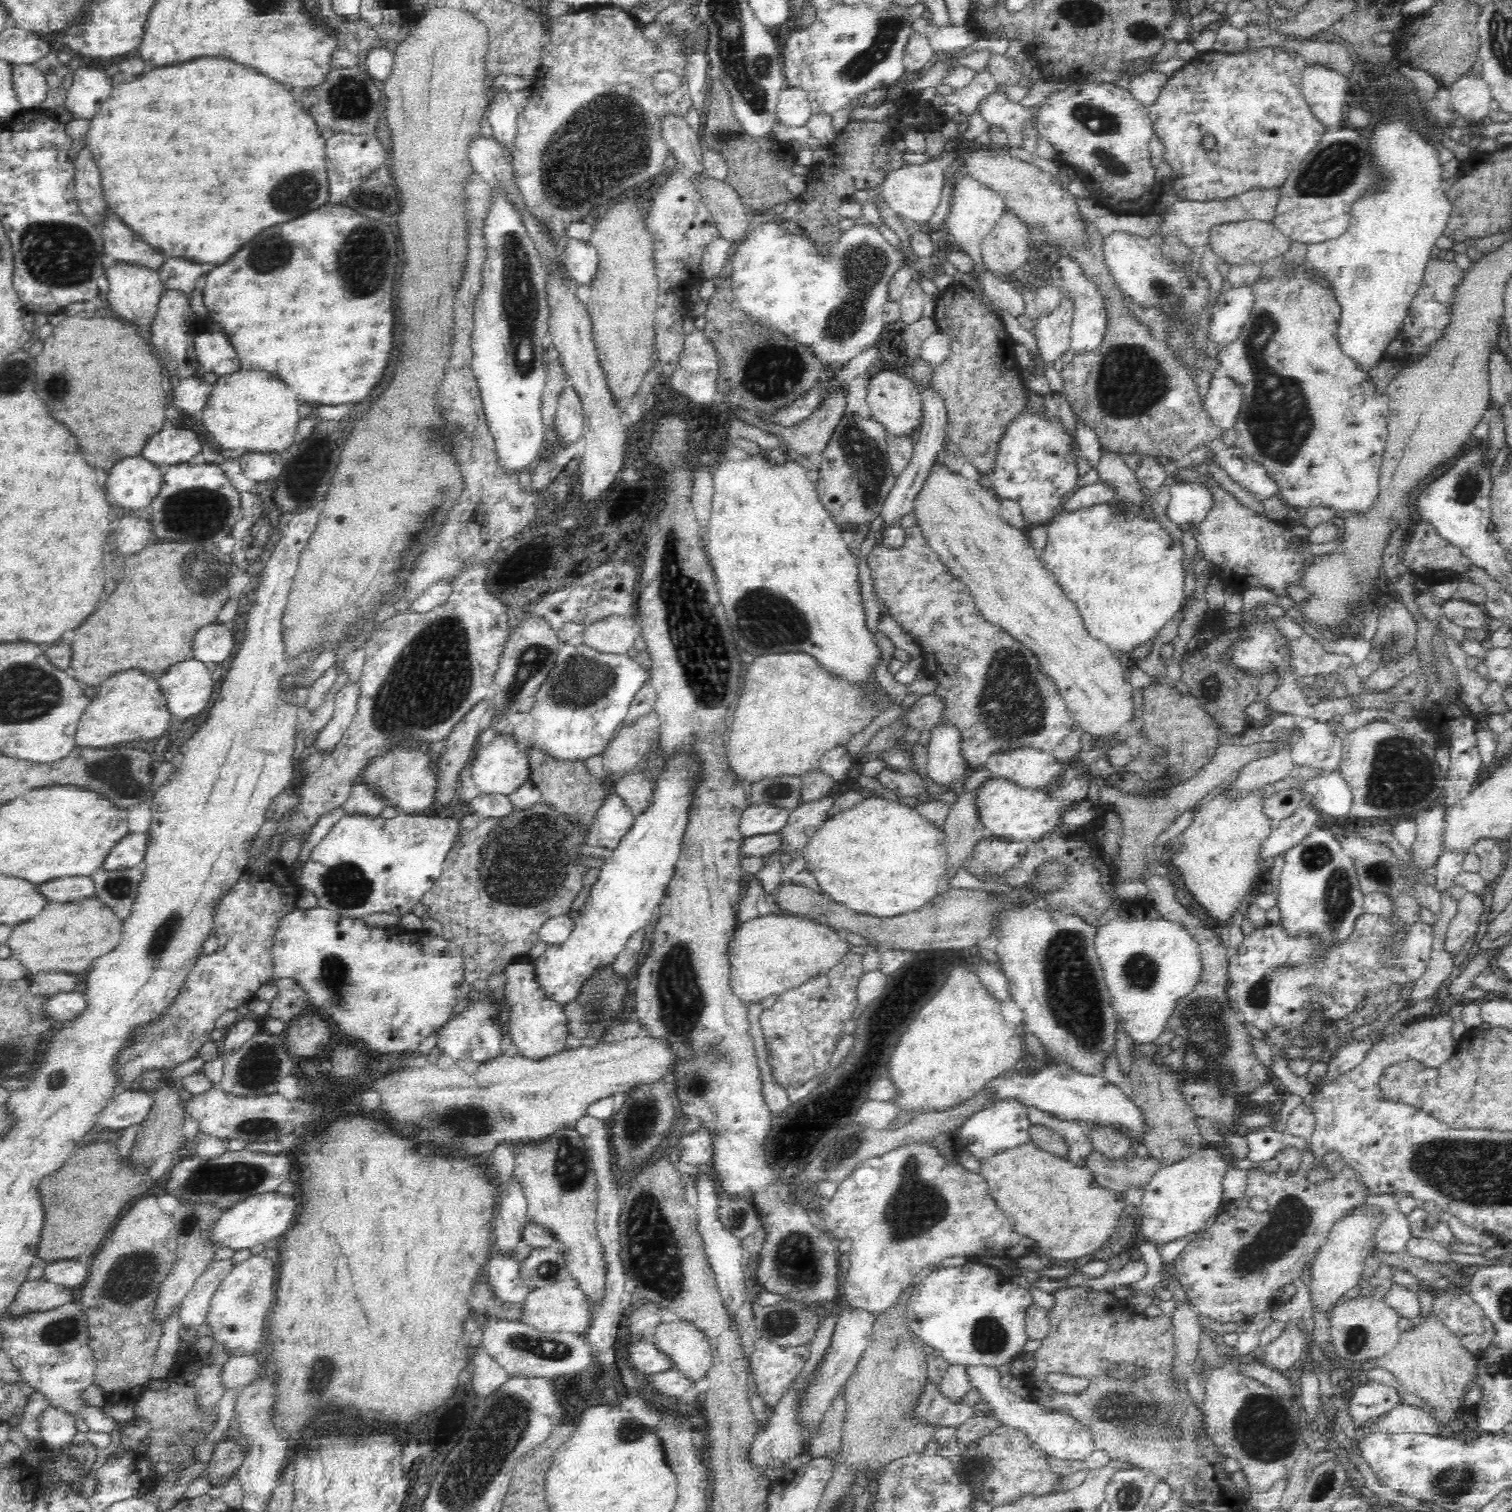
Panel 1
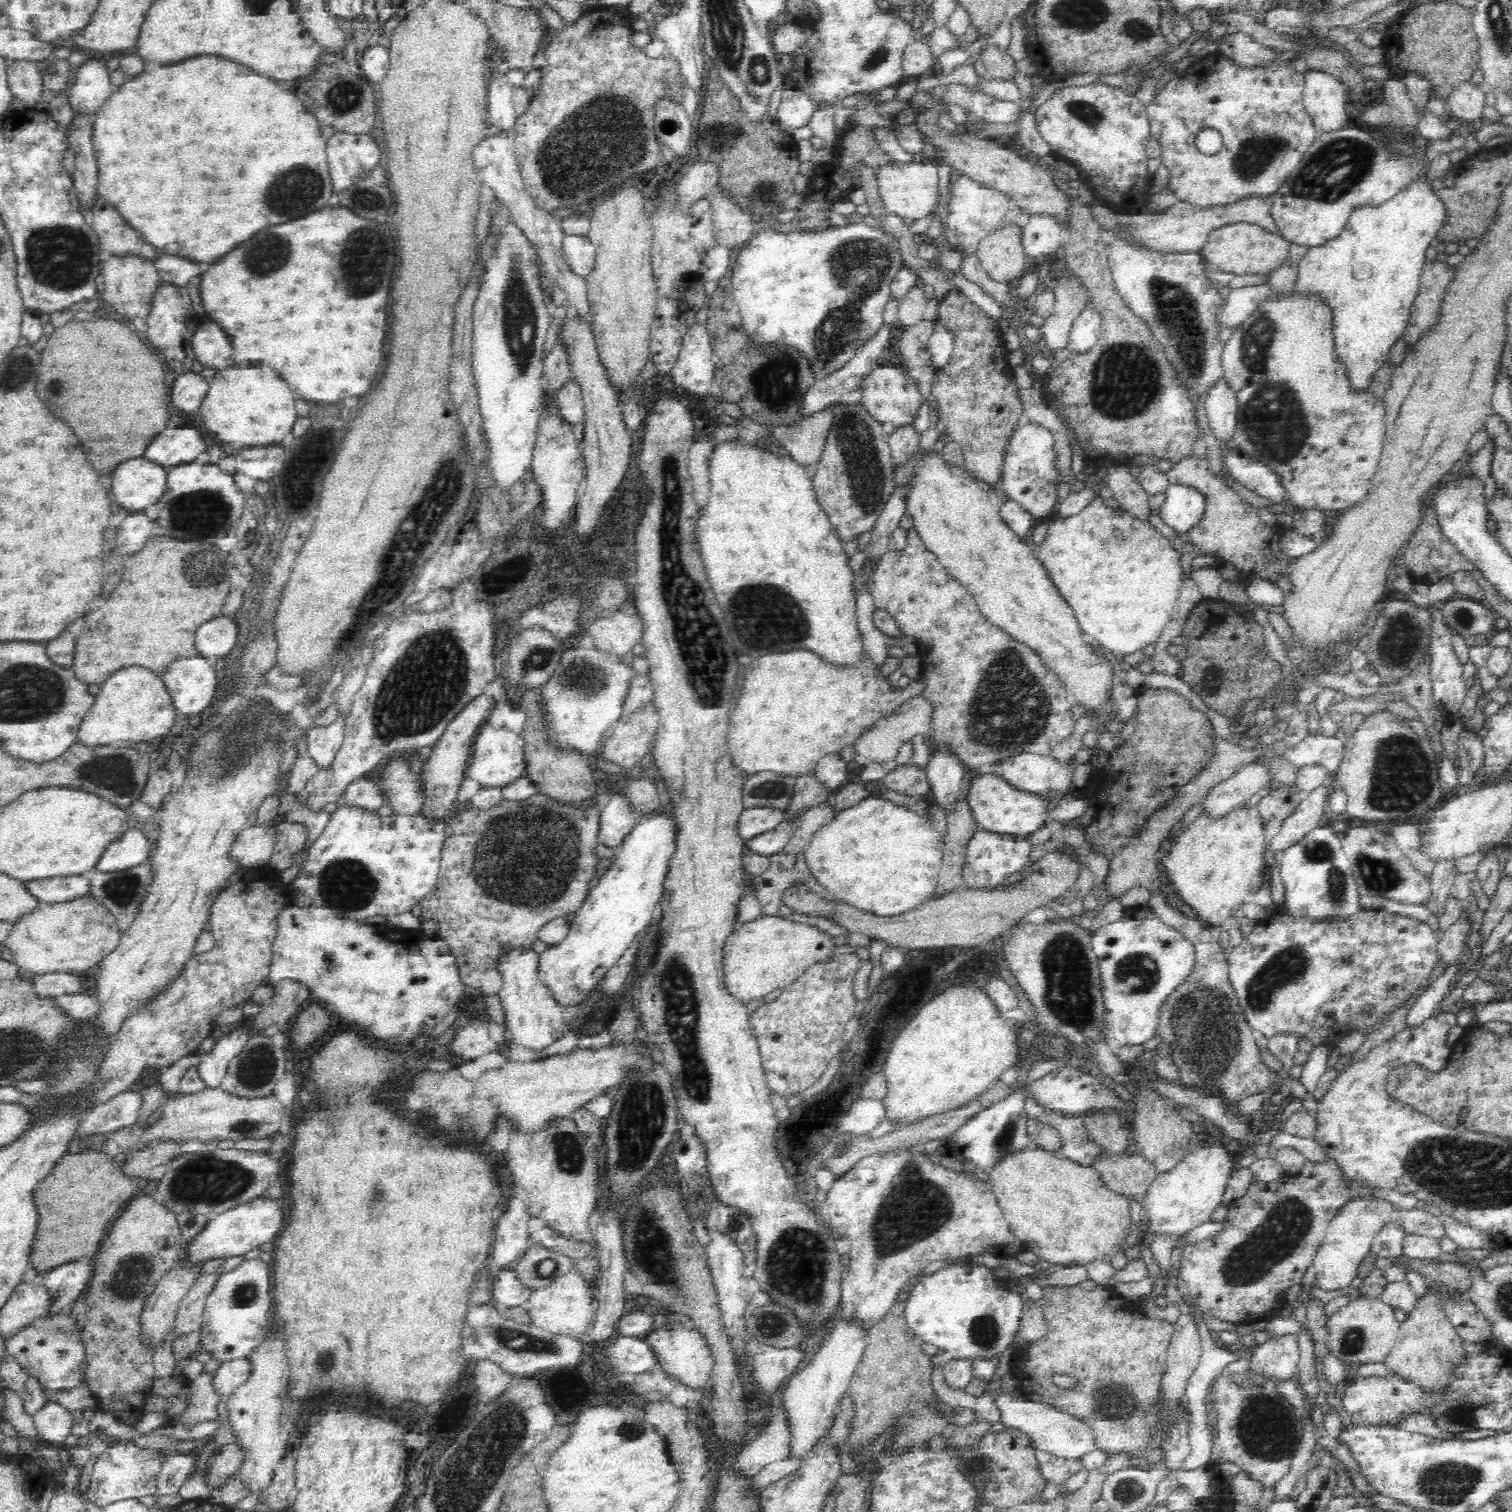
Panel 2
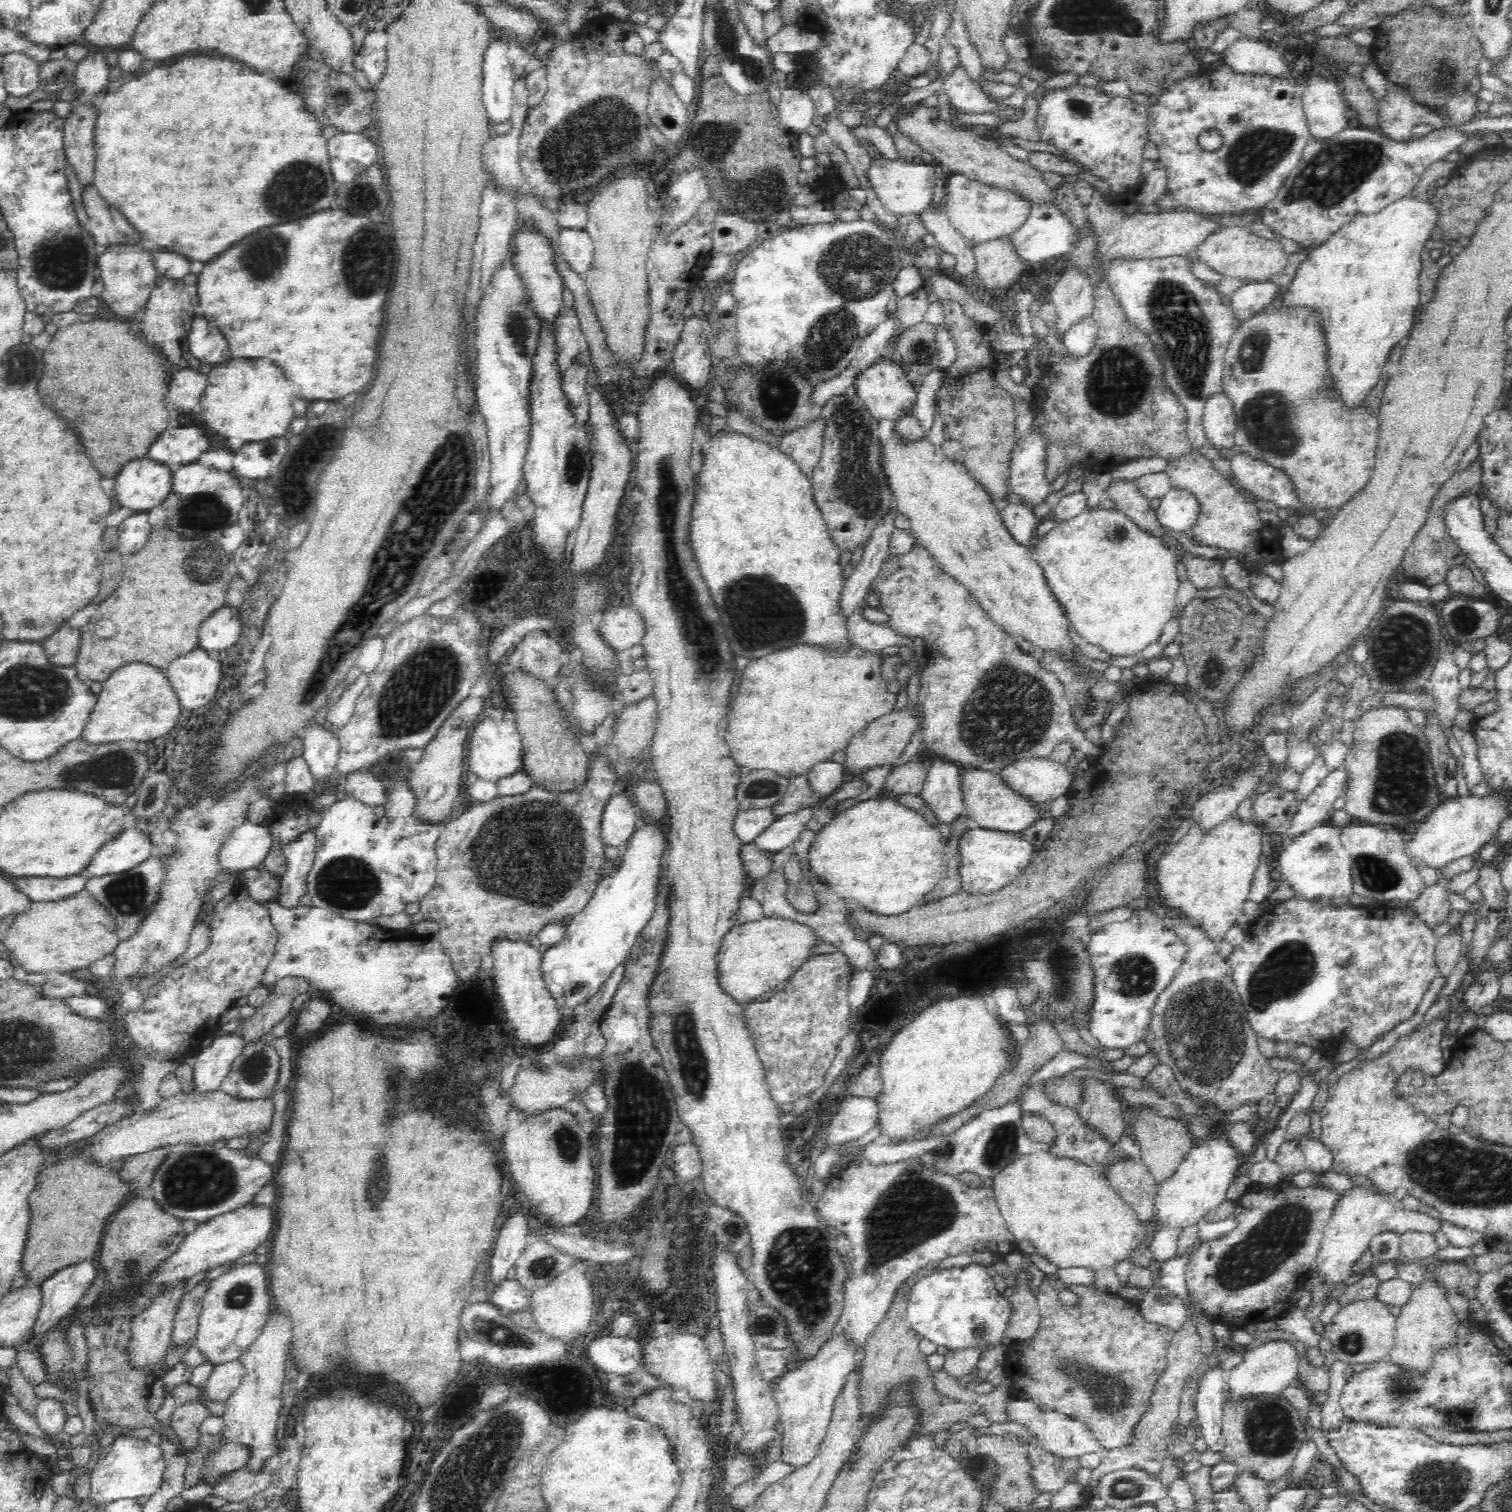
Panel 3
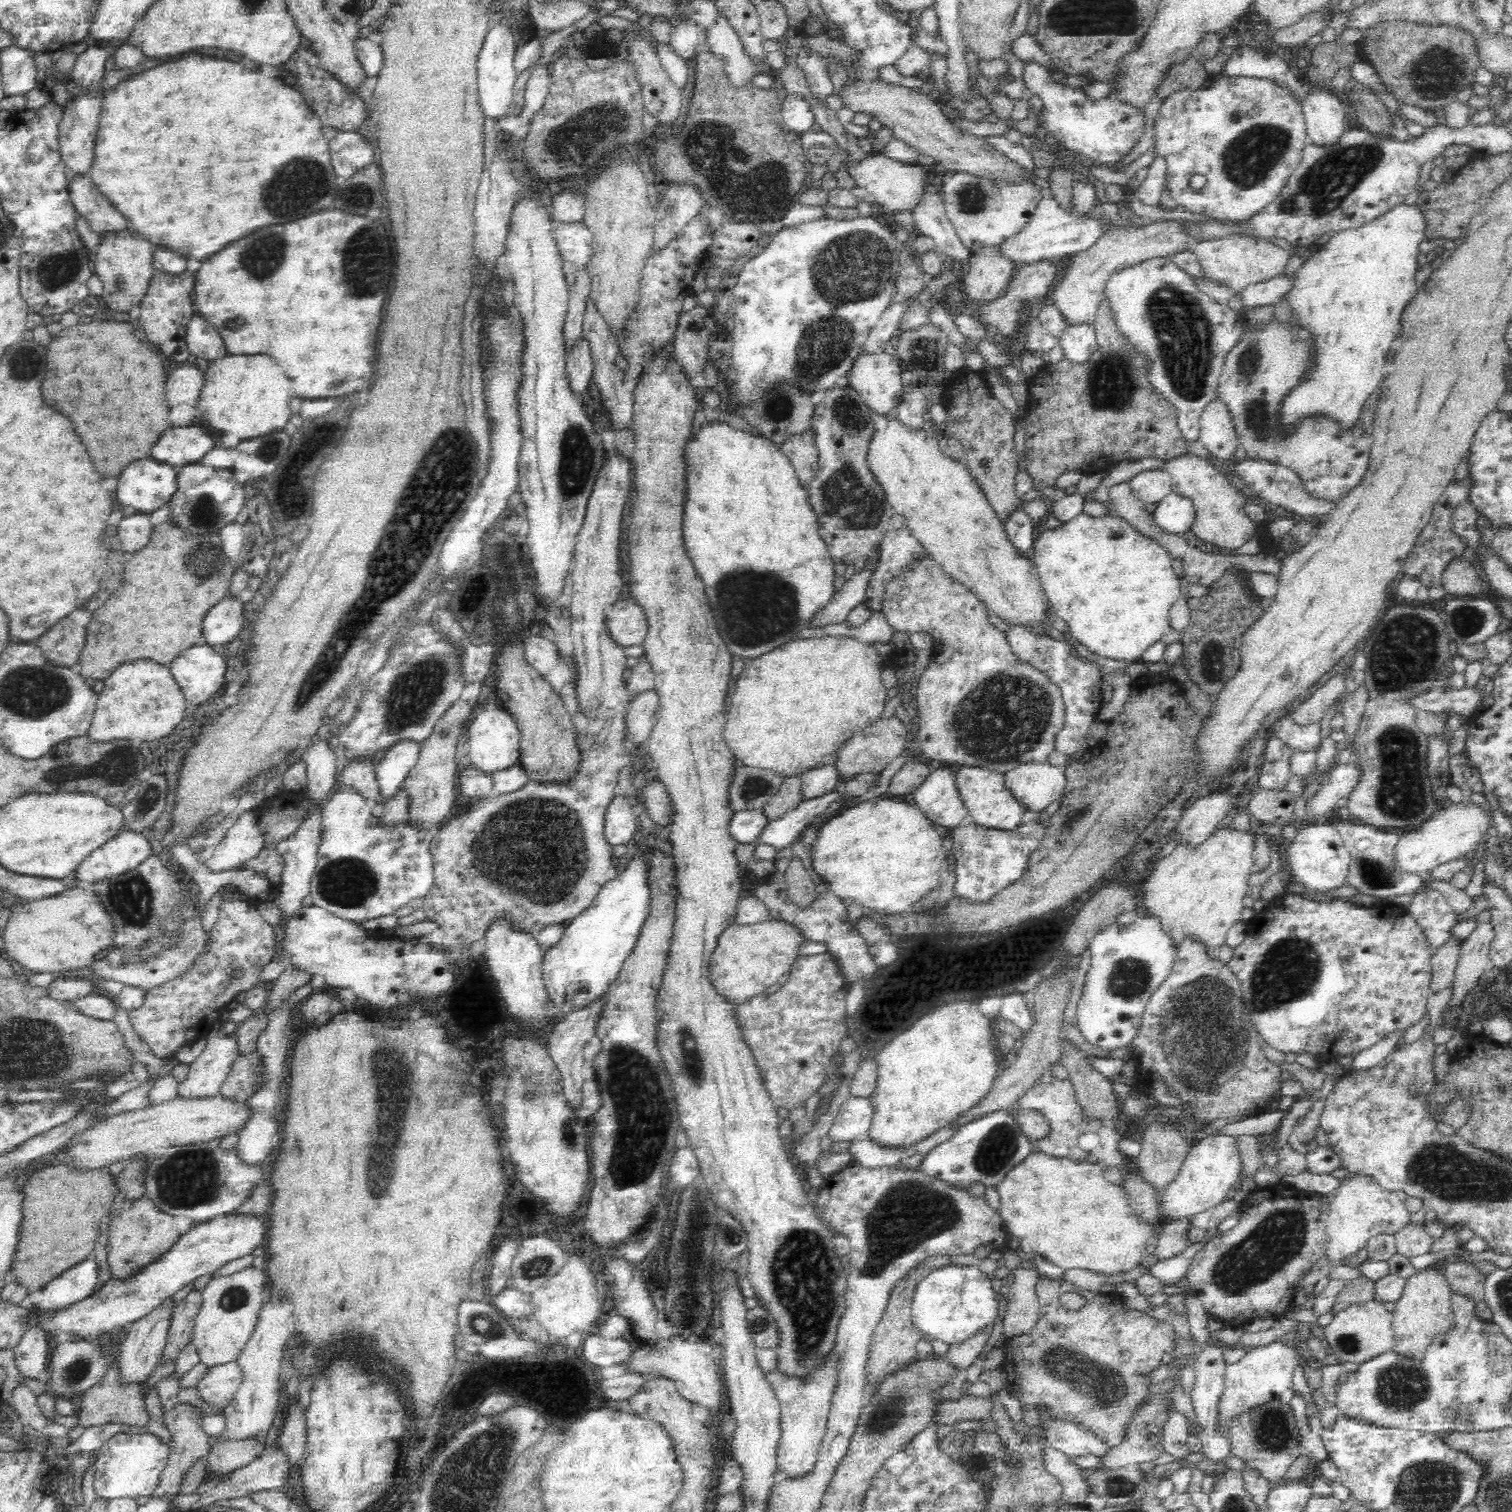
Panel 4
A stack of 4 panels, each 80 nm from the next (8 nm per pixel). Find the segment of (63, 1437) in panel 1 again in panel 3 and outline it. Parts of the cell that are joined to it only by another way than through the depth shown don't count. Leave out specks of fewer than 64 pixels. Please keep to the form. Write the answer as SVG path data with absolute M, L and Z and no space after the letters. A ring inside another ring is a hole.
M44 1398L37 1402L34 1419L40 1426L40 1430L46 1432L46 1437L56 1439L64 1432L68 1414L64 1411L62 1402L55 1398Z

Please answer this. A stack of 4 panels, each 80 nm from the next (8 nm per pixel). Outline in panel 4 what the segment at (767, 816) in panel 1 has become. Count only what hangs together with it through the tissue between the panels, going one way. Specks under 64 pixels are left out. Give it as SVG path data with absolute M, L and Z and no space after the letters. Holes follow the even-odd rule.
M764 809L740 810L740 812L734 812L730 820L730 834L738 843L752 844L756 842L768 823Z

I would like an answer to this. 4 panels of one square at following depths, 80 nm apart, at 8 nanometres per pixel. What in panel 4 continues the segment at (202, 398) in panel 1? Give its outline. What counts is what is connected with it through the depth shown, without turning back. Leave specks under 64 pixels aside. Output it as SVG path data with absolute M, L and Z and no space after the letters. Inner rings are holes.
M182 364L176 372L168 374L166 380L166 394L168 394L168 404L178 406L178 404L190 404L196 407L204 386L204 372L194 365L186 366Z

